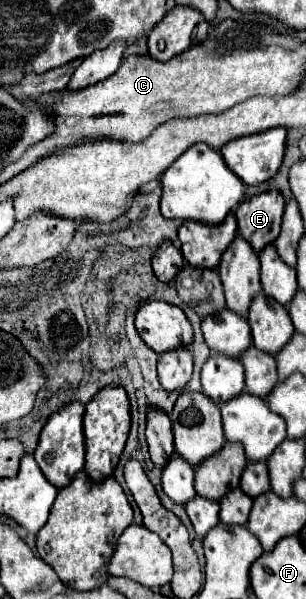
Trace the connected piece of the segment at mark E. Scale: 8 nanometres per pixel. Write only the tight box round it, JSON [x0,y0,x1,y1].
[234,188,286,252]

